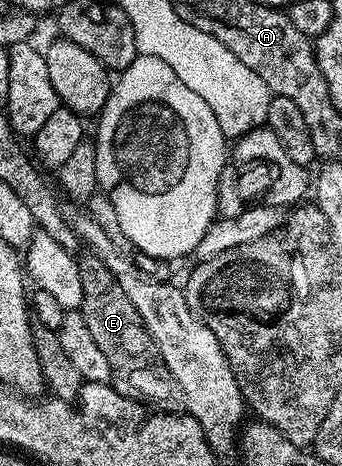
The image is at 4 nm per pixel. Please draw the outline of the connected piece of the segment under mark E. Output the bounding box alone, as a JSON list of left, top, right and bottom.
[79,256,185,413]

